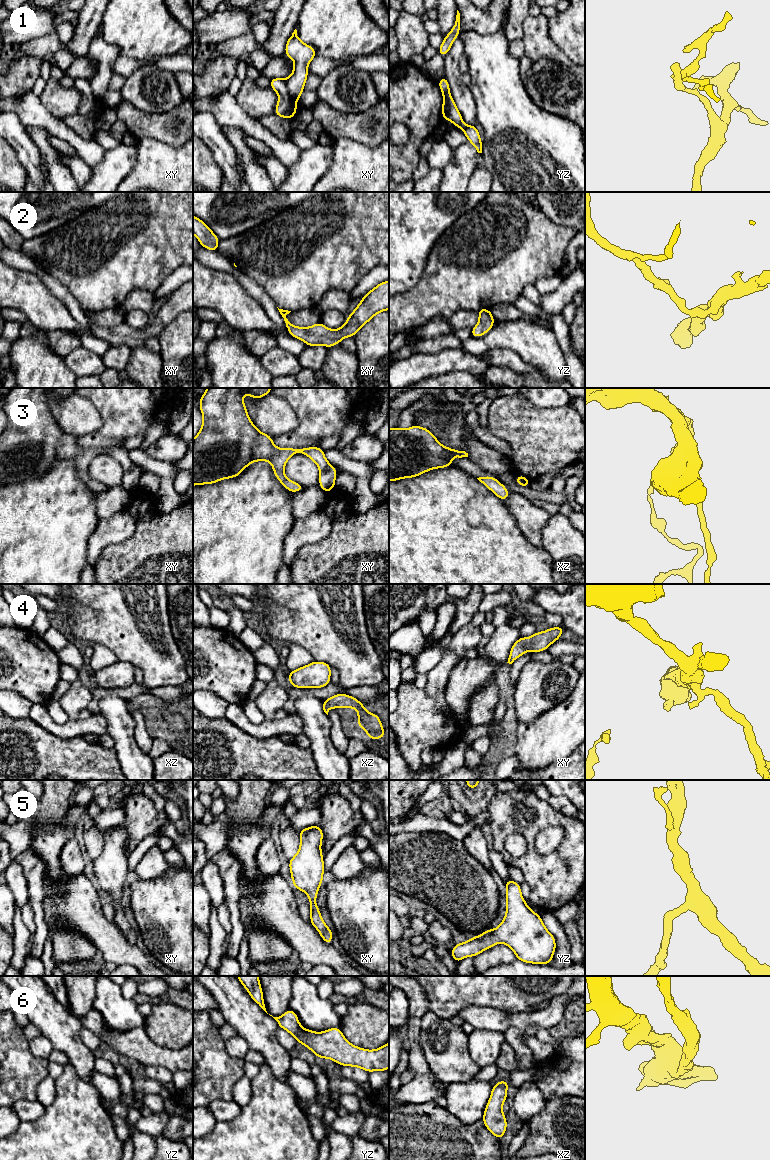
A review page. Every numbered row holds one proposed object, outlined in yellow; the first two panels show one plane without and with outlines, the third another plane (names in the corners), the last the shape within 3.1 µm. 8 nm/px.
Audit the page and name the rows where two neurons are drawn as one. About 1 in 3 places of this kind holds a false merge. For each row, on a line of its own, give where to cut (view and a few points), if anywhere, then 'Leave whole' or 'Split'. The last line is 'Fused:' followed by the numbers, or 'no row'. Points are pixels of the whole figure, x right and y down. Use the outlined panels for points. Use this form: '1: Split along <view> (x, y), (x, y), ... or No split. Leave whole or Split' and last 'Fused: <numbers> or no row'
1: Split along xy (285, 80), (288, 93), (294, 101). Split
2: No split. Leave whole
3: No split. Leave whole
4: No split. Leave whole
5: No split. Leave whole
6: No split. Leave whole
Fused: 1

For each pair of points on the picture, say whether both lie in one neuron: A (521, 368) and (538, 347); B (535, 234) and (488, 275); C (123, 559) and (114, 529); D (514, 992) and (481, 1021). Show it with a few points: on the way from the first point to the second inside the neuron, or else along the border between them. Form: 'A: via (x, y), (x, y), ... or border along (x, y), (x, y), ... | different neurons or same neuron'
A: border along (507, 348), (515, 351), (537, 371) | different neurons
B: via (523, 244), (500, 263) | same neuron
C: border along (136, 528), (126, 539), (108, 544), (98, 556) | different neurons
D: border along (473, 1005), (491, 1006), (500, 1010), (519, 1013) | different neurons

